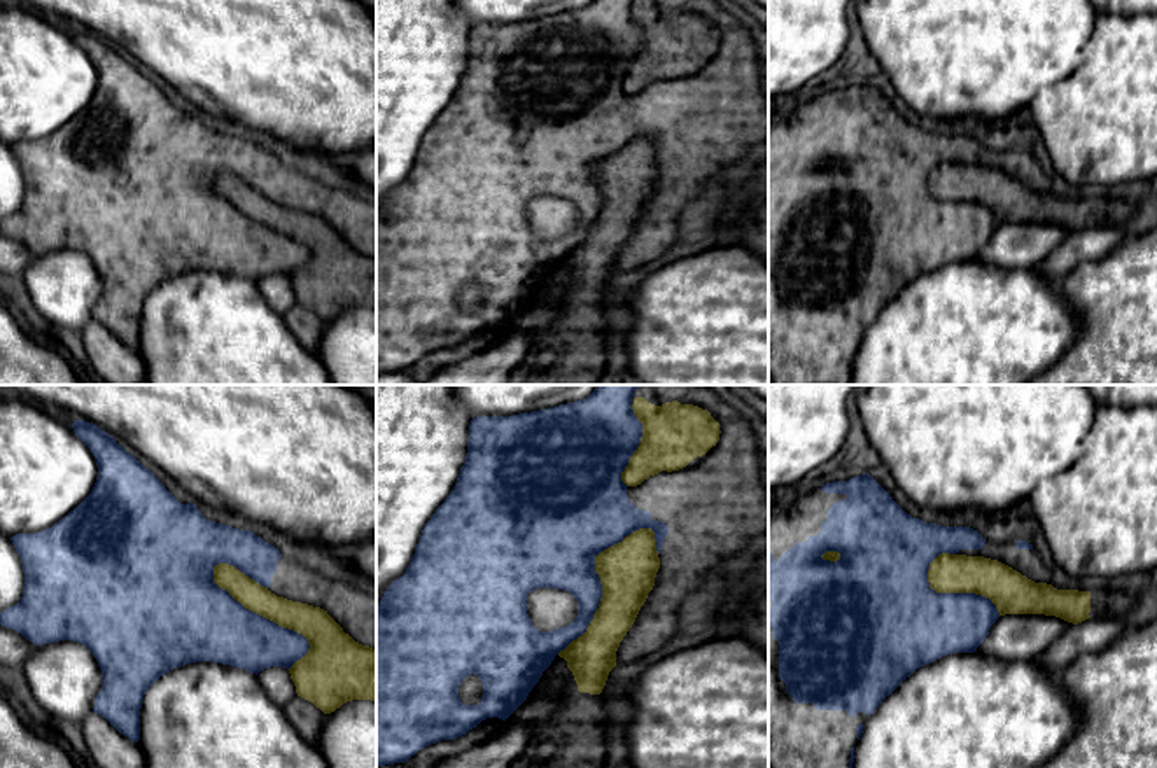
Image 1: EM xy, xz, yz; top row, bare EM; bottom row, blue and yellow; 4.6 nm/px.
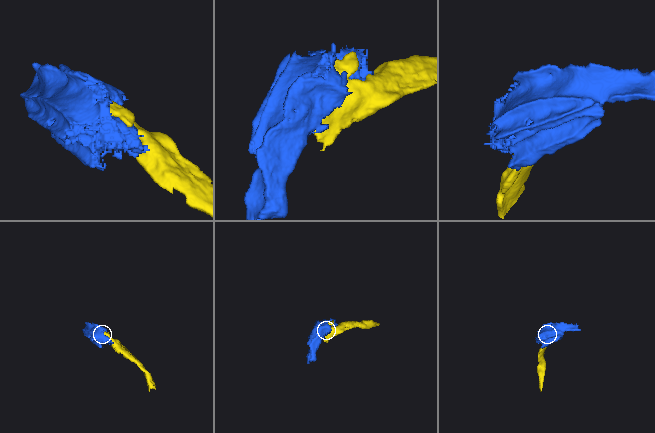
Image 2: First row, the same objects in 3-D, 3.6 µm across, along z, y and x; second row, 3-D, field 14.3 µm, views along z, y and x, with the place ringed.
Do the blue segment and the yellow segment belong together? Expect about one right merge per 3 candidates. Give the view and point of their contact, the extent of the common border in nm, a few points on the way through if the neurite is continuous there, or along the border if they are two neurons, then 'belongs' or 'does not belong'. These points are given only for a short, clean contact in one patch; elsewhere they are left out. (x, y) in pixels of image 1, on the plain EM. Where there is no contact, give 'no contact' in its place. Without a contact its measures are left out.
xy (265, 226) | 600 nm | does not belong

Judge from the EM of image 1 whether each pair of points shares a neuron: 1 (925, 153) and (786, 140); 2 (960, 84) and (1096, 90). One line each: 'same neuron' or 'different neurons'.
1: same neuron
2: different neurons

